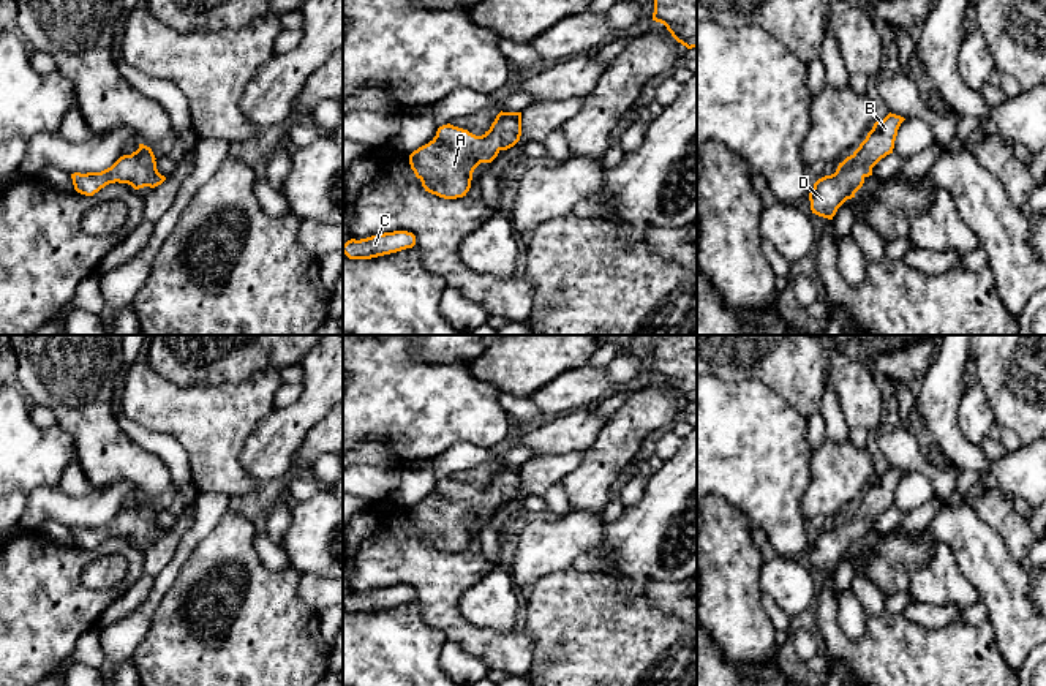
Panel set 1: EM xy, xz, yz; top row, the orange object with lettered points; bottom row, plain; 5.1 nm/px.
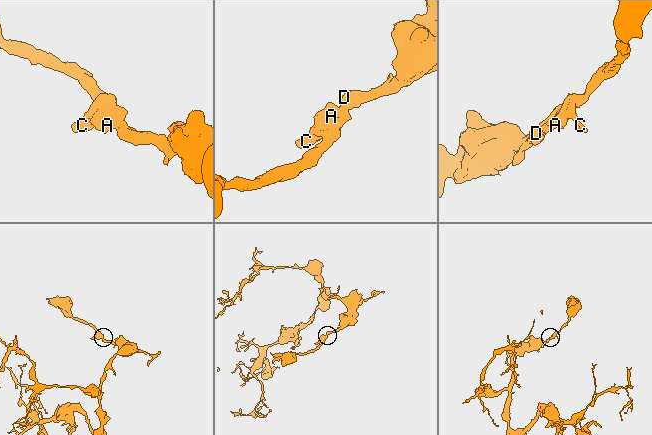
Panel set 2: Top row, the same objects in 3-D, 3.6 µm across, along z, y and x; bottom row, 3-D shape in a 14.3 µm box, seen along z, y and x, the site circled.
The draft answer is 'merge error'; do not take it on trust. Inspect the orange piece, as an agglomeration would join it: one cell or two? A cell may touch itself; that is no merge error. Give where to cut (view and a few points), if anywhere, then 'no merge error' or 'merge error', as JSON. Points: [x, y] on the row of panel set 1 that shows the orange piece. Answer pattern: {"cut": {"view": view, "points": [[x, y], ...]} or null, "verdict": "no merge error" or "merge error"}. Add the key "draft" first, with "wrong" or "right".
{"draft": "wrong", "cut": null, "verdict": "no merge error"}

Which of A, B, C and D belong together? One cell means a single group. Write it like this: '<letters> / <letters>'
A B C D

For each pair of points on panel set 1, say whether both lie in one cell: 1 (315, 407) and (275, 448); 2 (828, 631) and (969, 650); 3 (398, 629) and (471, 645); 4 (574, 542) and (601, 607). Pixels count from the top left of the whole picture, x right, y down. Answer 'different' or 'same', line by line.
1: same
2: same
3: different
4: different

